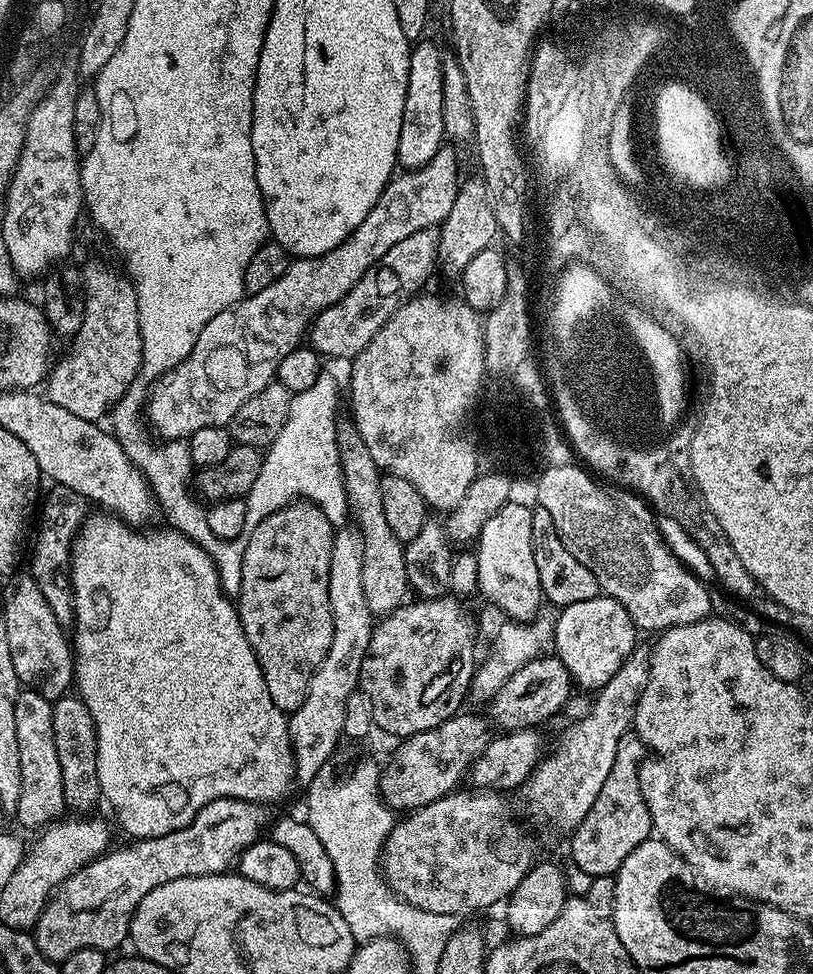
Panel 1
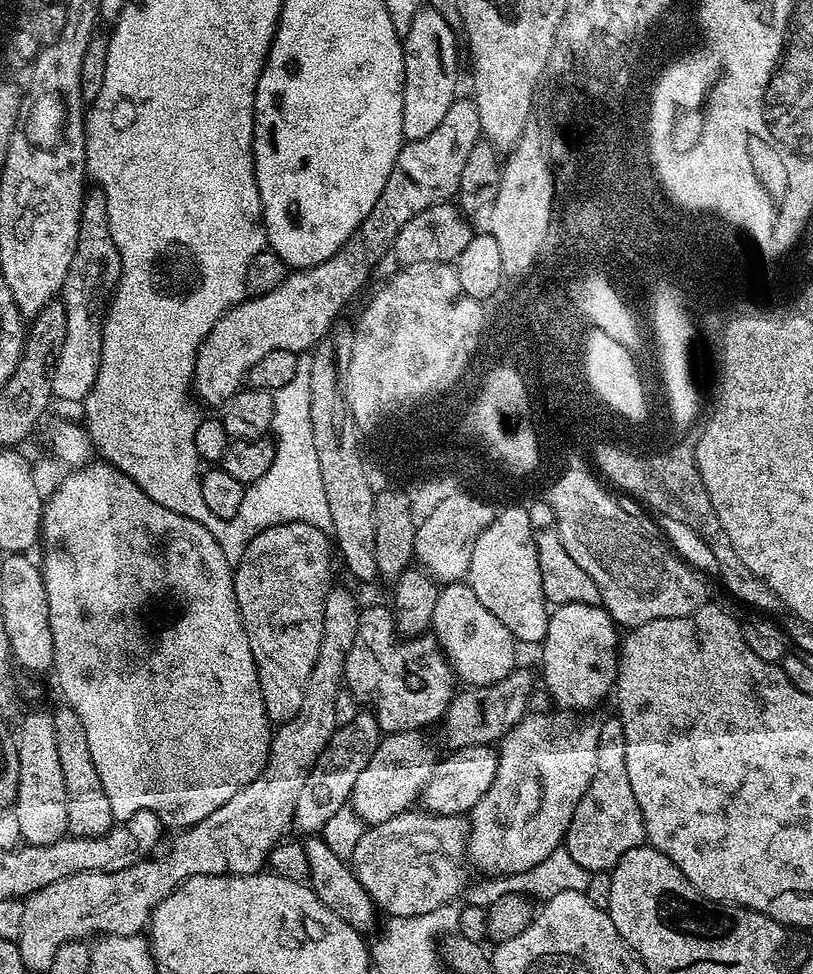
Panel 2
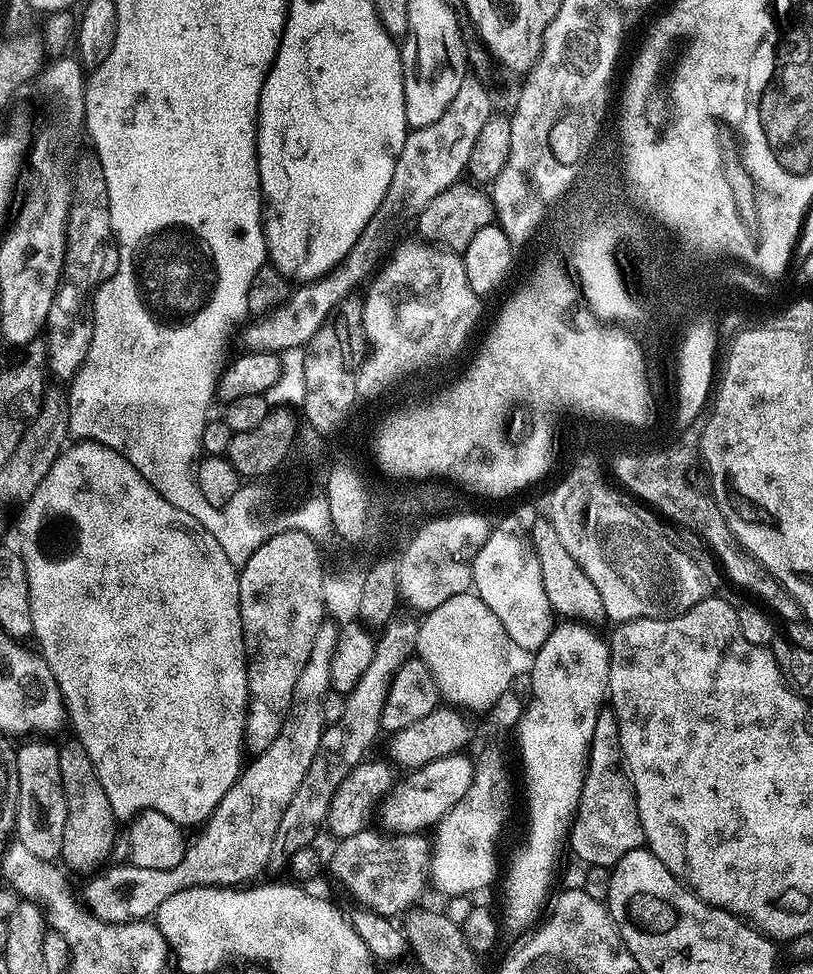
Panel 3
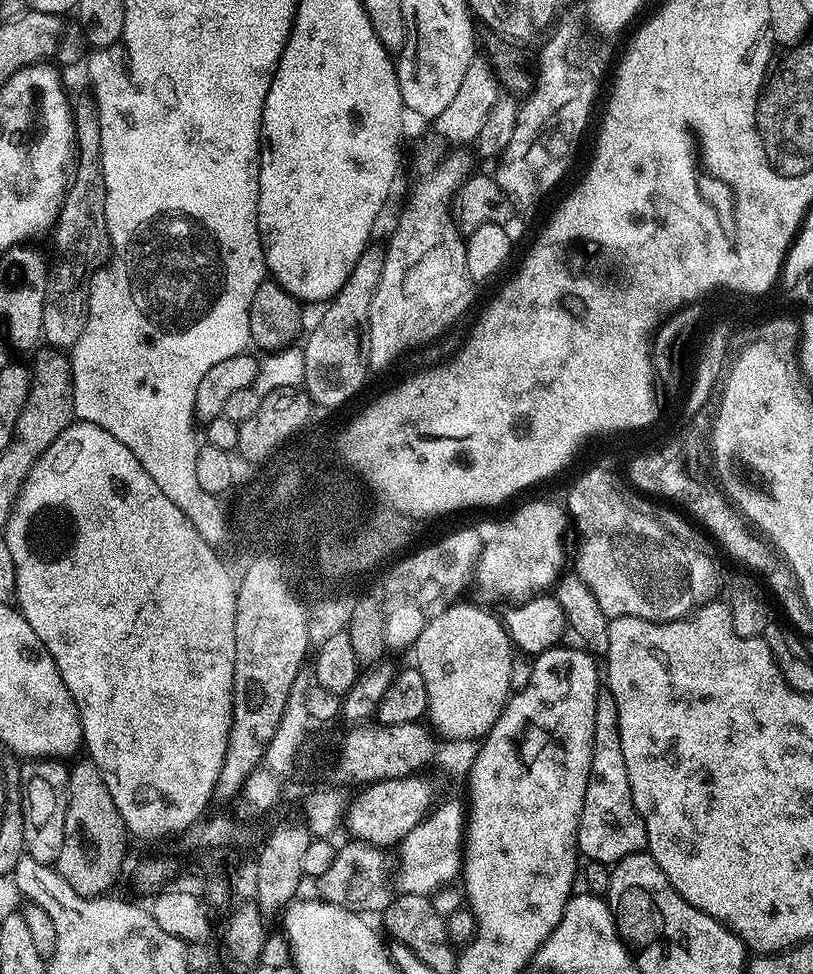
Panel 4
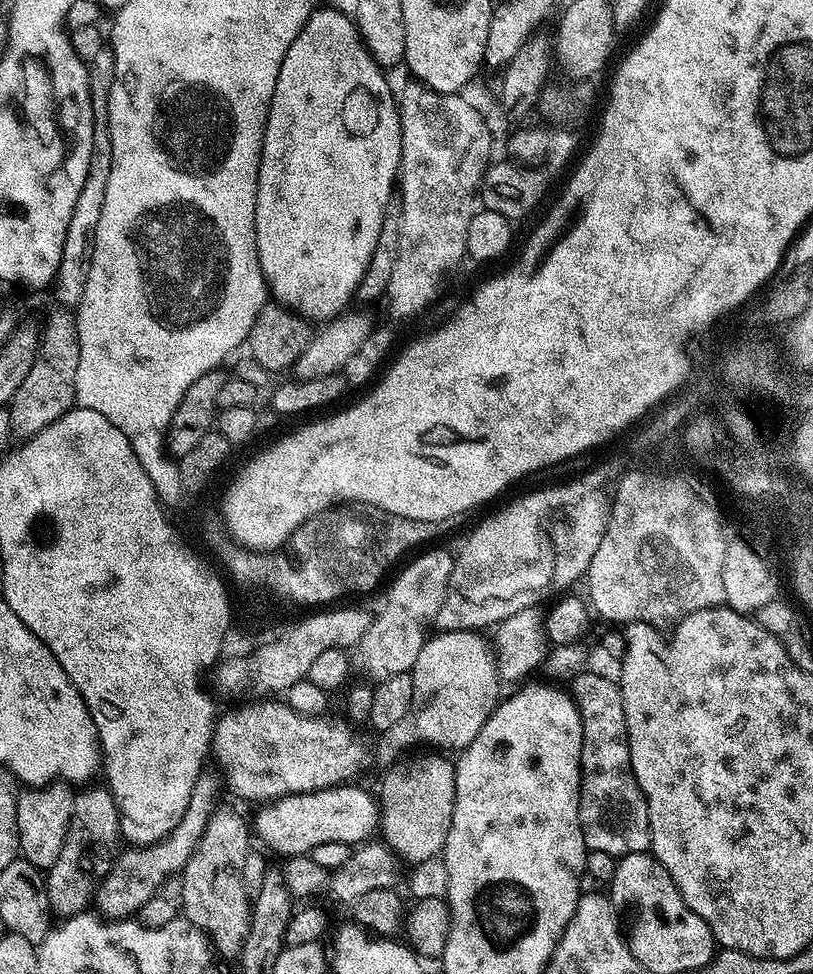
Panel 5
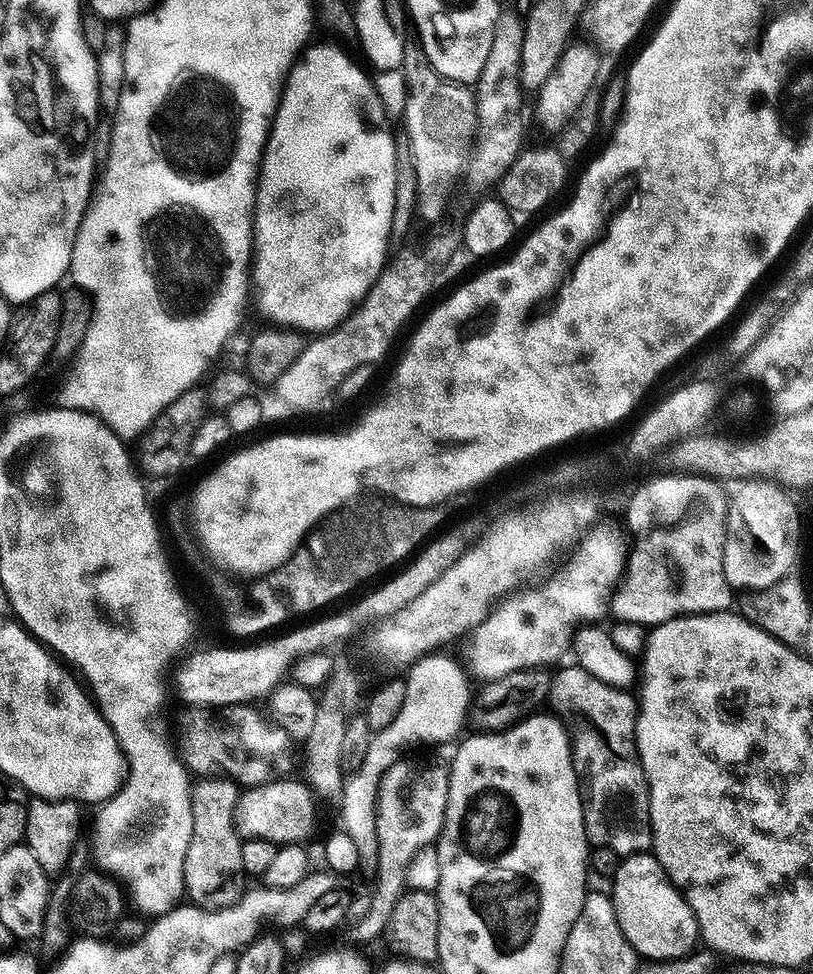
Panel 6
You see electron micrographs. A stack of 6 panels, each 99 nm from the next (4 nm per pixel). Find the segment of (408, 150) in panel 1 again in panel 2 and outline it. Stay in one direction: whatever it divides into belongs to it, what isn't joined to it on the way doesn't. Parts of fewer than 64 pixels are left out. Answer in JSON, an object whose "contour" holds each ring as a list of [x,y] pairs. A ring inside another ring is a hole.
{"contour":[[[427,6],[421,8],[410,30],[404,37],[404,101],[402,102],[402,134],[405,141],[426,138],[433,132],[446,110],[458,99],[456,75],[460,72],[460,60],[456,57],[457,33],[446,26],[446,18]]]}

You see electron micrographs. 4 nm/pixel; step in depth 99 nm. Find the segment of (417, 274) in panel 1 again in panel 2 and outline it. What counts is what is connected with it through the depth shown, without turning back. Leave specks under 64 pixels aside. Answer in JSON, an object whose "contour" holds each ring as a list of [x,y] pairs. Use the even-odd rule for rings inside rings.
{"contour":[[[452,202],[435,204],[422,210],[414,218],[410,218],[410,222],[406,222],[406,226],[402,226],[402,230],[398,230],[398,238],[394,238],[390,250],[378,262],[375,275],[387,278],[393,276],[401,268],[408,268],[412,264],[422,262],[447,264],[456,261],[474,235],[474,230],[471,230],[466,219],[468,218],[465,213]]]}

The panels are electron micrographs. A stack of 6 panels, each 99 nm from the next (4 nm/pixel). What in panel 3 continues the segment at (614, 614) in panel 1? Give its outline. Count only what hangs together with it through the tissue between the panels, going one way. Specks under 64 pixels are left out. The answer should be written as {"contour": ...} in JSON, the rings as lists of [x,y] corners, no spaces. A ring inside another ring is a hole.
{"contour":[[[564,622],[561,625],[561,628],[560,625],[553,627],[551,634],[544,639],[544,643],[535,649],[536,657],[533,658],[530,669],[532,695],[527,697],[519,723],[514,728],[516,744],[520,747],[520,768],[524,771],[524,804],[528,807],[528,829],[524,832],[524,845],[513,854],[508,869],[505,872],[503,869],[502,872],[502,880],[504,876],[502,924],[512,932],[527,933],[541,919],[549,903],[548,891],[556,880],[560,851],[563,848],[565,851],[566,837],[572,827],[572,818],[576,814],[576,807],[582,794],[584,772],[588,768],[590,738],[594,738],[594,722],[598,722],[598,714],[600,709],[605,707],[608,695],[610,654],[605,637],[600,637],[596,633],[599,631],[593,630],[587,624]]]}

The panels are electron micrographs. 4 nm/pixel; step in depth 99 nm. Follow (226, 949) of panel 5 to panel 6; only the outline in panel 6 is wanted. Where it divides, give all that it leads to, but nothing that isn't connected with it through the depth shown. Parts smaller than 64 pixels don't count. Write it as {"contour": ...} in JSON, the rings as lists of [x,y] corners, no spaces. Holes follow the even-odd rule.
{"contour":[[[204,778],[193,783],[192,817],[194,830],[184,863],[187,899],[202,909],[230,907],[242,893],[240,871],[244,868],[244,848],[240,845],[238,831],[237,785],[228,778]]]}

